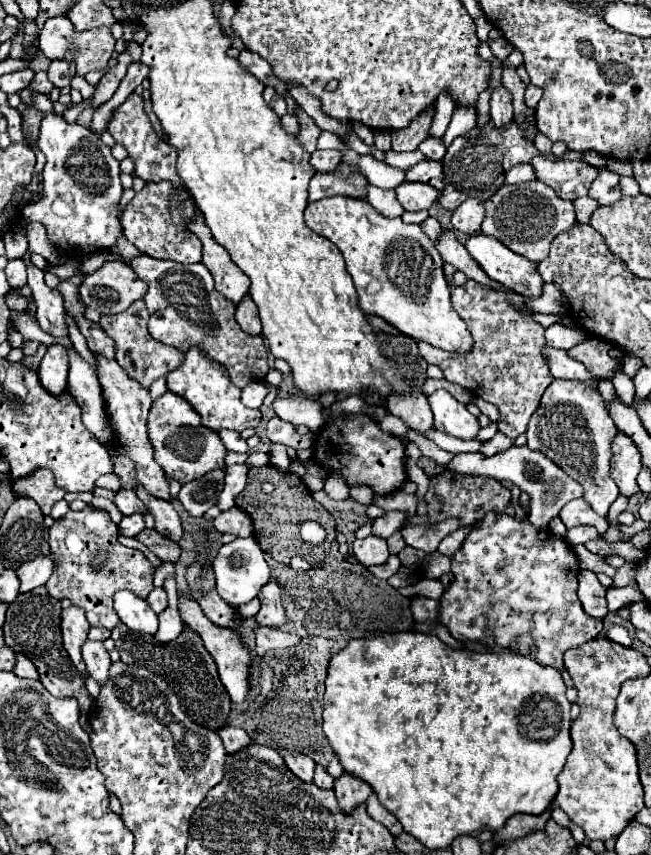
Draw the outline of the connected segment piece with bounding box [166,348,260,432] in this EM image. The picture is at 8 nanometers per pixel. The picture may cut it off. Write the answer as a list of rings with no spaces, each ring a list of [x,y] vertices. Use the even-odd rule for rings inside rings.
[[[190,348],[186,352],[184,364],[166,376],[166,386],[170,392],[182,396],[190,402],[190,406],[200,414],[202,424],[214,432],[224,428],[242,432],[246,428],[256,428],[260,424],[260,410],[250,410],[240,402],[240,388],[230,382],[228,372],[222,366],[214,366],[206,354],[198,348]]]

